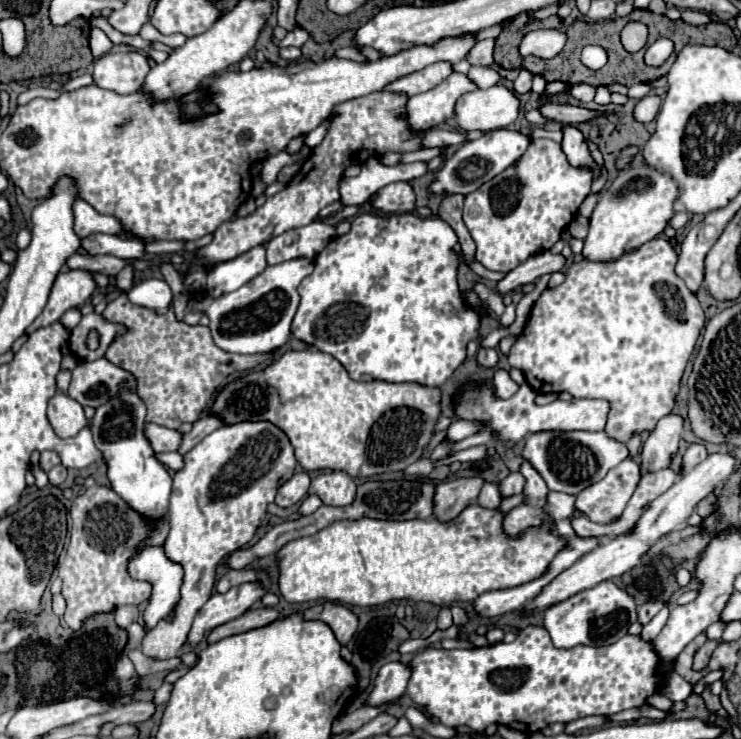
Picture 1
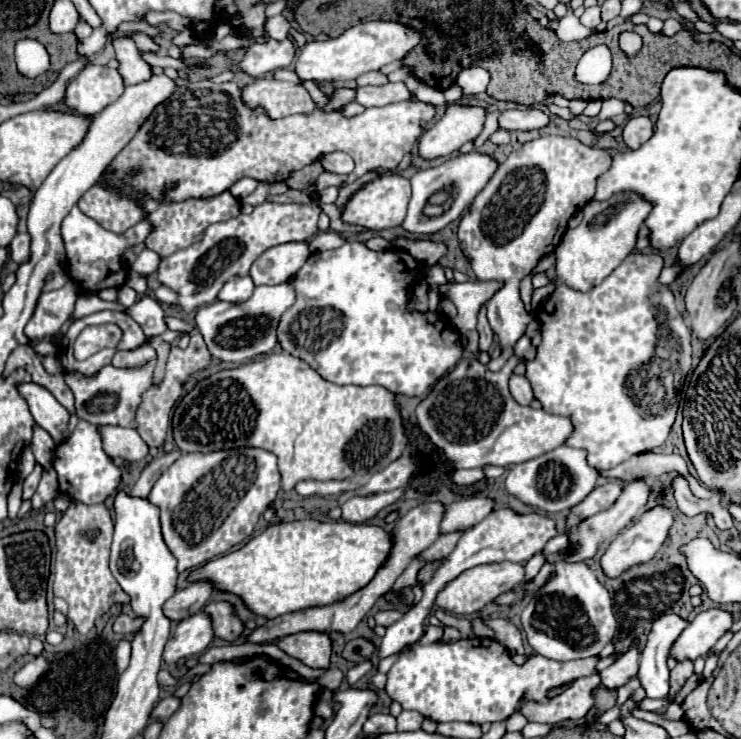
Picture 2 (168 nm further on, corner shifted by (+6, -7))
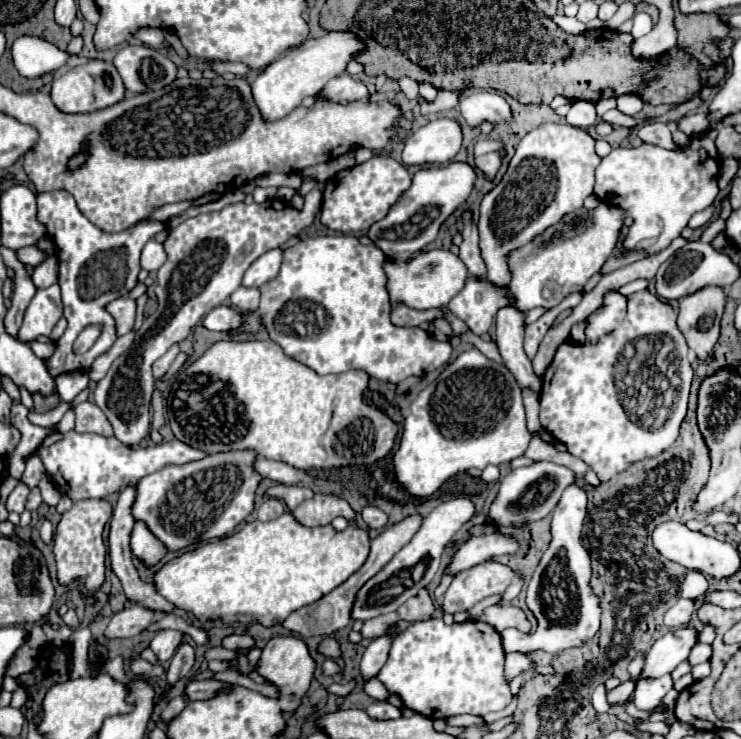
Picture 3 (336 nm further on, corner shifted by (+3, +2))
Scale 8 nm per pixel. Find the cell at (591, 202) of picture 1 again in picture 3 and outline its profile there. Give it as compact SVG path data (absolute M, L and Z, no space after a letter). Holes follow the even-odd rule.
M659 121L643 123L639 127L639 133L637 135L645 143L655 143L655 145L661 145L661 147L673 147L671 127L667 123L659 123Z

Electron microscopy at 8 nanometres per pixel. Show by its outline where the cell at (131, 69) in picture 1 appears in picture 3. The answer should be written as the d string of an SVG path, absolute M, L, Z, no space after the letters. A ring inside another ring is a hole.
M93 59L89 63L73 67L69 73L55 79L53 89L51 89L53 103L61 111L67 111L67 113L99 111L103 107L111 107L111 105L119 103L123 97L125 97L125 87L123 87L123 81L119 79L119 73L117 73L115 65L107 63L107 61L101 61L101 59Z

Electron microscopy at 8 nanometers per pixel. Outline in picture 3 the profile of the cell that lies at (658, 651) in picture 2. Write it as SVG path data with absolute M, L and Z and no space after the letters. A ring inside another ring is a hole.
M663 675L659 679L651 679L651 677L639 679L639 685L635 689L635 707L641 711L657 707L671 687L673 687L671 675Z

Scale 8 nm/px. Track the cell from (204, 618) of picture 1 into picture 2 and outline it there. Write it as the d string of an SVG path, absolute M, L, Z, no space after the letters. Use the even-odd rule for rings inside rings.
M198 612L176 624L174 634L164 646L164 662L174 664L186 656L202 654L212 640L214 640L214 632L210 618L208 614Z

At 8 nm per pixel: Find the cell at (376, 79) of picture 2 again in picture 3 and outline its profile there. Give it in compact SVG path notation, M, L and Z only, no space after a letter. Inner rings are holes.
M403 77L398 80L398 84L408 99L418 99L420 97L419 84L411 78Z

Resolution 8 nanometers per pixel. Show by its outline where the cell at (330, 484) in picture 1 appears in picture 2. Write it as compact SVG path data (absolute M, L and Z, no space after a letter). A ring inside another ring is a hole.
M400 488L386 494L376 494L376 496L352 496L342 504L342 520L352 524L364 524L372 520L384 506L398 500L402 492L404 490Z

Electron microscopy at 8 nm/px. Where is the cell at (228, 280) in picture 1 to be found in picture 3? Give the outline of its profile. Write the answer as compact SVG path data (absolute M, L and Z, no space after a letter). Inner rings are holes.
M239 287L231 293L231 303L233 307L237 309L243 309L243 311L249 311L251 307L259 307L259 297L261 297L261 291L257 287Z

